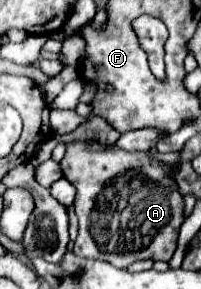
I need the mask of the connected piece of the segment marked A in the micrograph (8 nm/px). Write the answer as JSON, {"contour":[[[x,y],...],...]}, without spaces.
{"contour":[[[86,142],[68,144],[66,156],[60,162],[60,168],[68,182],[76,188],[76,216],[80,220],[78,238],[74,244],[74,254],[82,258],[98,258],[116,266],[116,252],[120,252],[120,268],[128,268],[136,260],[152,258],[168,262],[178,246],[178,230],[184,222],[184,198],[176,188],[174,170],[156,162],[148,156],[148,152],[124,152],[124,150],[106,150],[106,152],[90,152],[86,150]]]}

